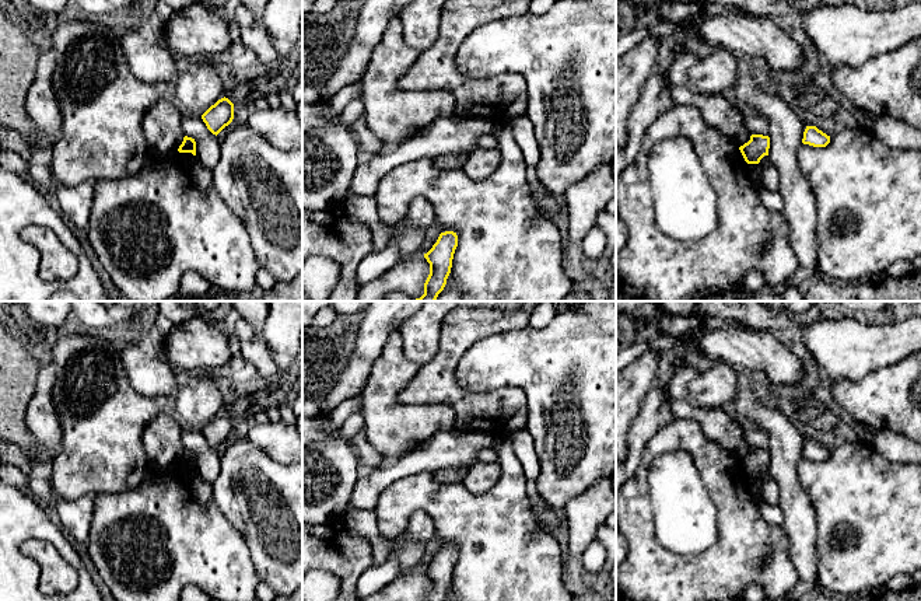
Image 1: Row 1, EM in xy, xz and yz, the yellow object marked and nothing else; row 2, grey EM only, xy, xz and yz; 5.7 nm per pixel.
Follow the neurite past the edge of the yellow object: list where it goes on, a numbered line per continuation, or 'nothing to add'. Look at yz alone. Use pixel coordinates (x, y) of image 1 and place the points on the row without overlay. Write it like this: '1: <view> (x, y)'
nothing to add

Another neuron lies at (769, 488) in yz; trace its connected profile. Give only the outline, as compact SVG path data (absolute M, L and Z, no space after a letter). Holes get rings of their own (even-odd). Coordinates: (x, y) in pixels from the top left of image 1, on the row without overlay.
M764 469L760 476L761 479L761 496L768 504L778 504L778 486L768 469Z

